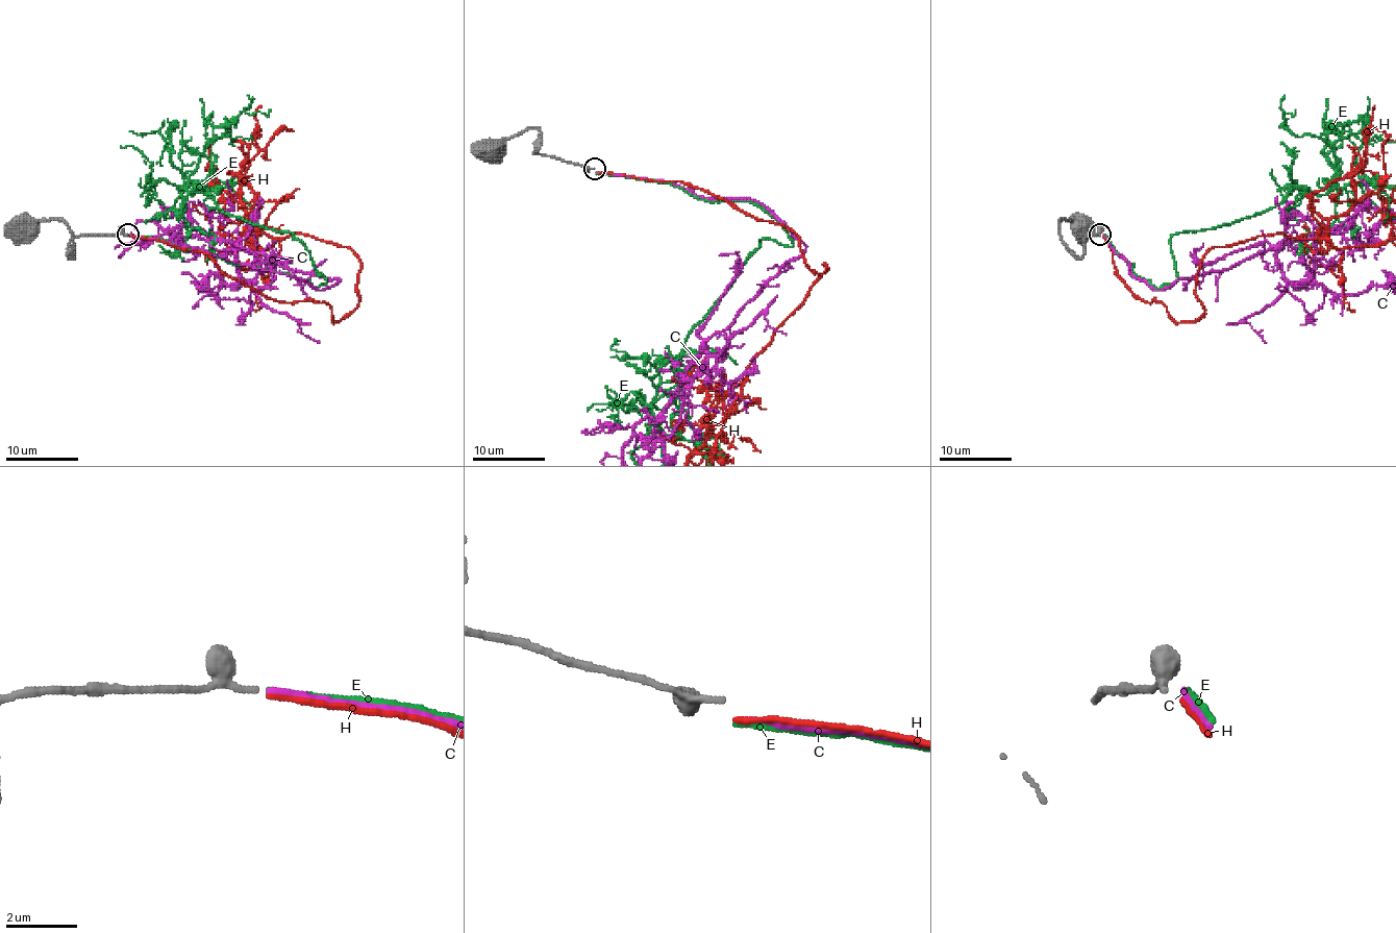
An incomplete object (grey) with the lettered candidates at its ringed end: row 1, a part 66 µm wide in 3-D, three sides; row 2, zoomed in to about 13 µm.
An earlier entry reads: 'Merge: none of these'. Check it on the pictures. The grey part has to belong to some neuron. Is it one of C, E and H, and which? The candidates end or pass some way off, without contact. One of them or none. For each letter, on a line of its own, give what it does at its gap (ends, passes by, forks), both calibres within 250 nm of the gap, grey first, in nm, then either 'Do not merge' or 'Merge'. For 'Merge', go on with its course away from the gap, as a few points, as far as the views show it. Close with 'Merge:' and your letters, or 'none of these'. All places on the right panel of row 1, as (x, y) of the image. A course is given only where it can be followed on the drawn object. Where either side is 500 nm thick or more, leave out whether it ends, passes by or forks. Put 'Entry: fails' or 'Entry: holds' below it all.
C: It ends there. Thickness 200 nm (grey) against 150 nm. Merge
E: It ends there. Thickness 200 nm (grey) against 170 nm. Do not merge
H: It ends there. Thickness 200 nm (grey) against 150 nm. Do not merge
Merge: C
Entry: fails

